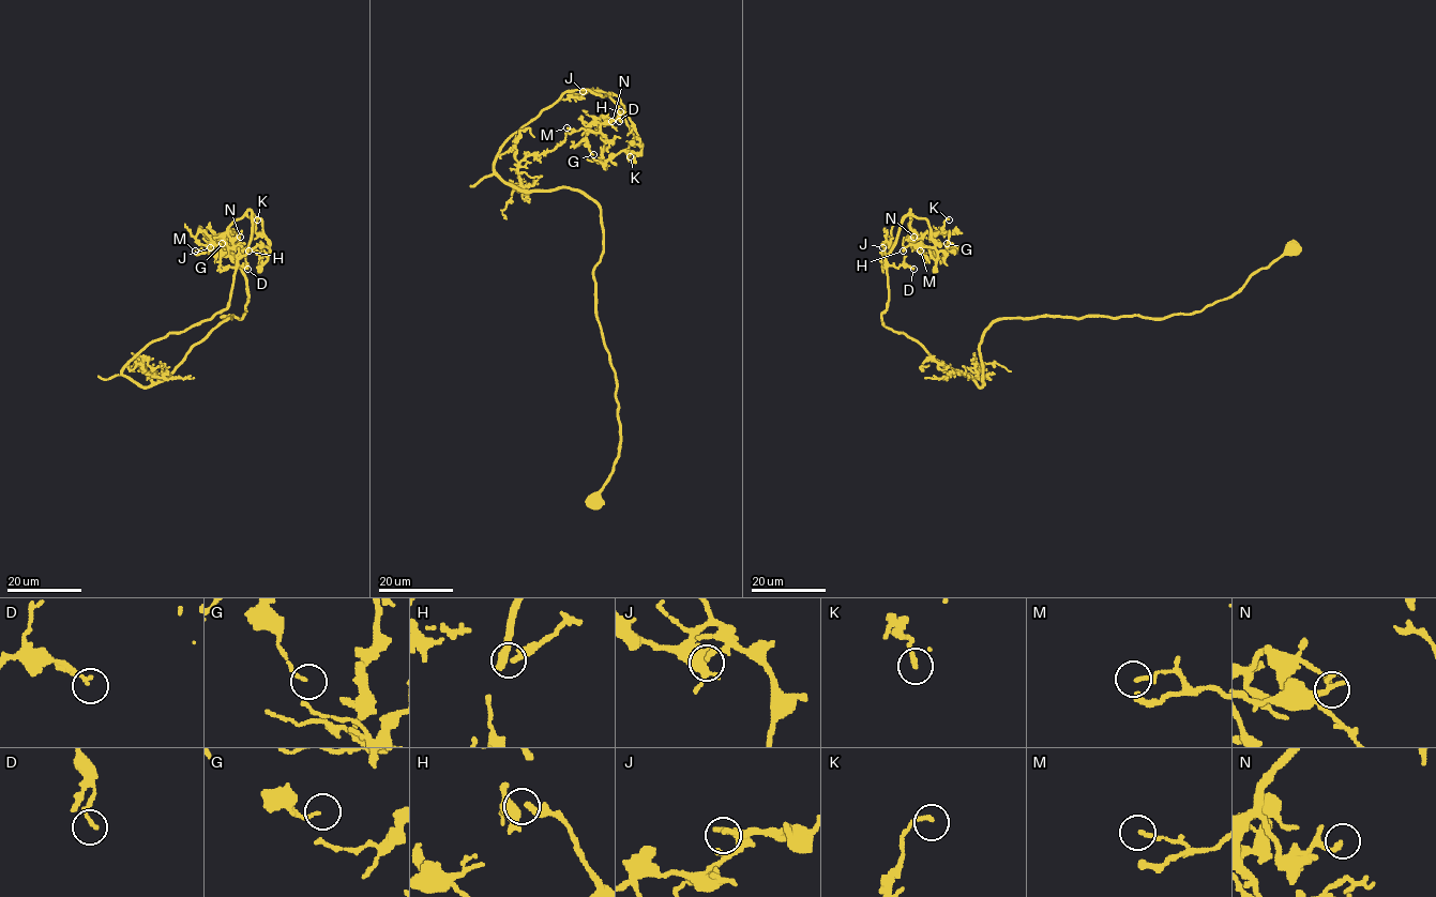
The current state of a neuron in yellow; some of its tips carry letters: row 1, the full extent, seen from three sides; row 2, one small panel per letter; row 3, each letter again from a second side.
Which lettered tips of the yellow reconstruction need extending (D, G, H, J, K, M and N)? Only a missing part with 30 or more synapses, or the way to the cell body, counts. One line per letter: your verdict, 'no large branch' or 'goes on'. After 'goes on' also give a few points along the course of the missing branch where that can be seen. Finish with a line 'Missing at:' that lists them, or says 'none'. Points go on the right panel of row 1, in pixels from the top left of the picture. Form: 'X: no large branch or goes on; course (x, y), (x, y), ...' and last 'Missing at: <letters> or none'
D: no large branch
G: no large branch
H: no large branch
J: no large branch
K: no large branch
M: no large branch
N: no large branch
Missing at: none

